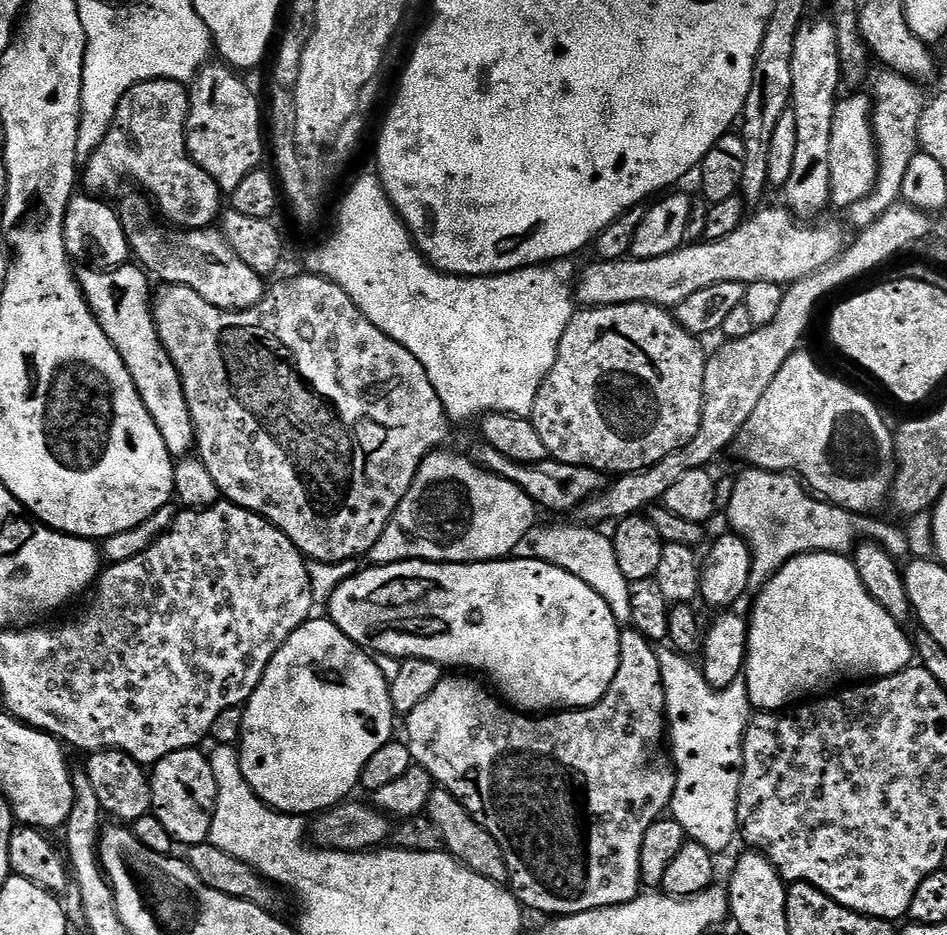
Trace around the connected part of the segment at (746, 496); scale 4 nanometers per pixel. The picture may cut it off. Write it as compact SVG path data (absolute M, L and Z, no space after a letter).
M745 467L745 471L737 478L728 504L726 520L735 535L742 537L748 544L752 558L748 575L748 589L757 593L764 588L765 582L779 570L786 561L792 560L802 553L838 552L846 554L857 543L860 532L861 517L828 501L814 497L801 484L801 481L789 473L764 472L760 468Z

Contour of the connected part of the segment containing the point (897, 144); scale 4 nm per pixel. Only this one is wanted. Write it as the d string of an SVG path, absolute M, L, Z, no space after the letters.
M883 71L872 90L872 131L877 142L877 160L879 174L872 193L864 199L851 204L846 209L849 222L856 230L868 228L901 199L902 180L906 169L918 151L919 140L917 127L920 125L921 114L924 111L926 95L924 96L919 83L908 80L896 72Z

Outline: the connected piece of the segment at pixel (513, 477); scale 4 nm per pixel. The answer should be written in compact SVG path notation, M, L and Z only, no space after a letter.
M484 446L481 447L478 460L483 467L503 480L509 480L519 486L532 500L532 503L544 508L548 512L568 512L579 509L580 505L592 499L606 484L603 472L595 472L592 468L583 468L577 464L563 464L560 460L540 460L537 464L519 464L502 454L498 450Z

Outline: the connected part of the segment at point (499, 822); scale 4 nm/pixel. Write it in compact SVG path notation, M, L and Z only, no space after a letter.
M624 630L620 634L620 661L618 662L618 674L614 674L614 682L610 682L610 690L606 690L606 694L596 704L591 704L588 708L578 708L575 710L560 710L555 714L525 714L519 710L513 710L503 699L497 698L487 687L483 688L476 680L467 680L464 674L448 674L443 680L438 682L438 686L434 686L434 691L430 694L430 698L426 698L422 702L418 702L418 706L414 706L412 712L407 713L408 720L408 737L406 743L413 761L419 767L425 768L432 776L433 781L439 787L445 788L450 794L454 794L454 798L458 798L458 802L463 806L471 816L481 824L481 826L489 832L494 838L494 842L498 842L498 846L502 850L502 854L506 858L506 866L508 867L508 884L510 891L525 909L533 908L536 912L549 912L549 917L559 918L561 916L573 916L579 912L586 910L598 910L606 906L618 906L630 902L635 896L641 895L642 881L640 879L640 855L642 854L642 838L646 835L646 830L650 830L650 826L655 820L661 819L671 809L672 795L674 794L674 786L676 785L676 769L673 761L667 755L660 753L660 743L666 740L666 713L664 710L664 687L662 686L662 672L658 666L658 658L656 657L657 649L652 641L646 639L641 632L635 630Z

